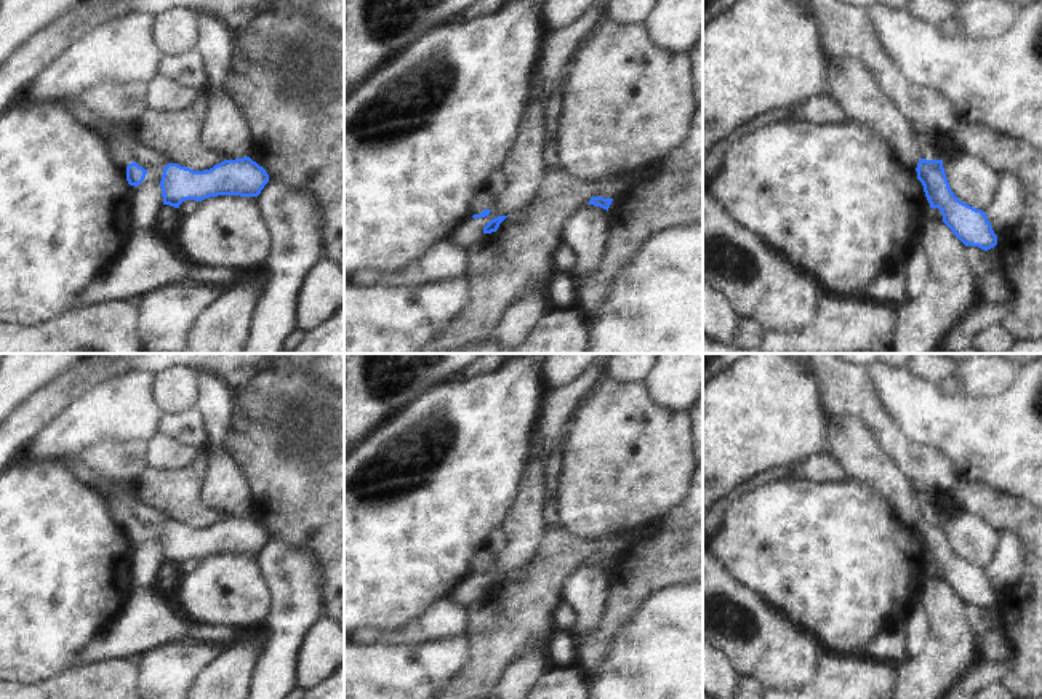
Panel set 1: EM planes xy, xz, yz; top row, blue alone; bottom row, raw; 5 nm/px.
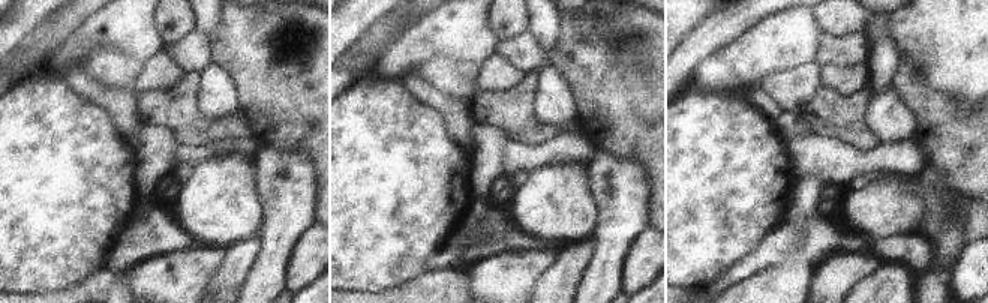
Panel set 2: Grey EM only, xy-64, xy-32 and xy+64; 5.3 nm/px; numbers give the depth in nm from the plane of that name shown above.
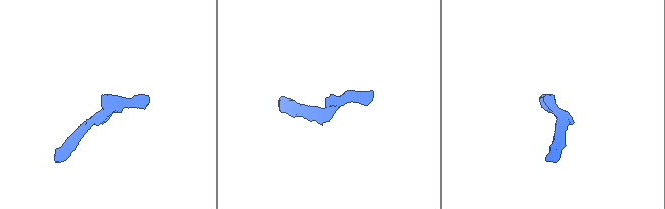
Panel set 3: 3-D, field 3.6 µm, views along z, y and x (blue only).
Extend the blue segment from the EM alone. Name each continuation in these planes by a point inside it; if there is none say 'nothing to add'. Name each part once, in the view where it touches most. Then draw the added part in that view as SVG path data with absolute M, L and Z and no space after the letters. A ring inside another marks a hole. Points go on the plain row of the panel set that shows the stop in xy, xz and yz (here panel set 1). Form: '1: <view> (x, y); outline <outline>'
1: xz (484, 559); outline M482 549L479 555L474 557L471 571L480 573L483 568L491 568L496 555L490 553L487 549Z

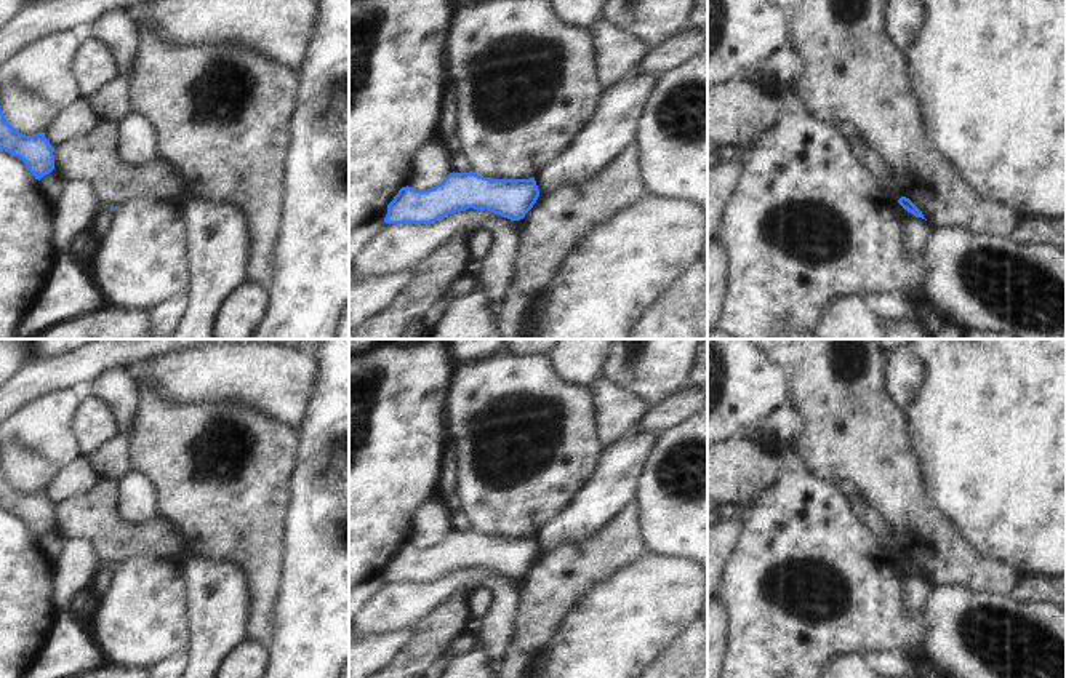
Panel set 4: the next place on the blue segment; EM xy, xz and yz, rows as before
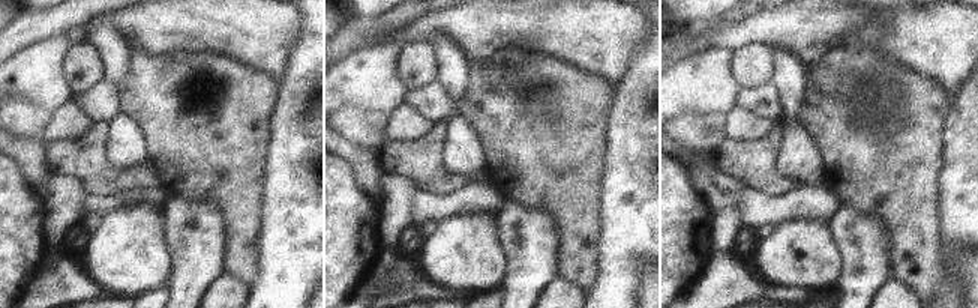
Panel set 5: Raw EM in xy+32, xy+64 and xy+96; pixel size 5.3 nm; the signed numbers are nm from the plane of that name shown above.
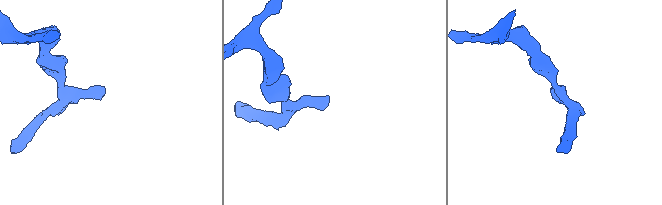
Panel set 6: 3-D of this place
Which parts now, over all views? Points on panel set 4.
nothing to add

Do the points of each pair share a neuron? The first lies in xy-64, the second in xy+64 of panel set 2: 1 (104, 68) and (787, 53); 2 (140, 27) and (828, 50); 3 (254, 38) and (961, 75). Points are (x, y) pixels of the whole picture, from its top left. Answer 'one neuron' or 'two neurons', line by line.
1: two neurons
2: two neurons
3: two neurons

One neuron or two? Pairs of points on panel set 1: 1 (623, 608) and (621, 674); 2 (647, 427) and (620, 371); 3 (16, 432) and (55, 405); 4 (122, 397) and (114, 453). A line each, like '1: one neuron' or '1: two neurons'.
1: two neurons
2: two neurons
3: one neuron
4: two neurons

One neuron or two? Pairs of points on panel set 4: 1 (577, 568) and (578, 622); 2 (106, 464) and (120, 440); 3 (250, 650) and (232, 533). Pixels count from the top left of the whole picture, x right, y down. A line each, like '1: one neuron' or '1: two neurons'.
1: two neurons
2: one neuron
3: two neurons

